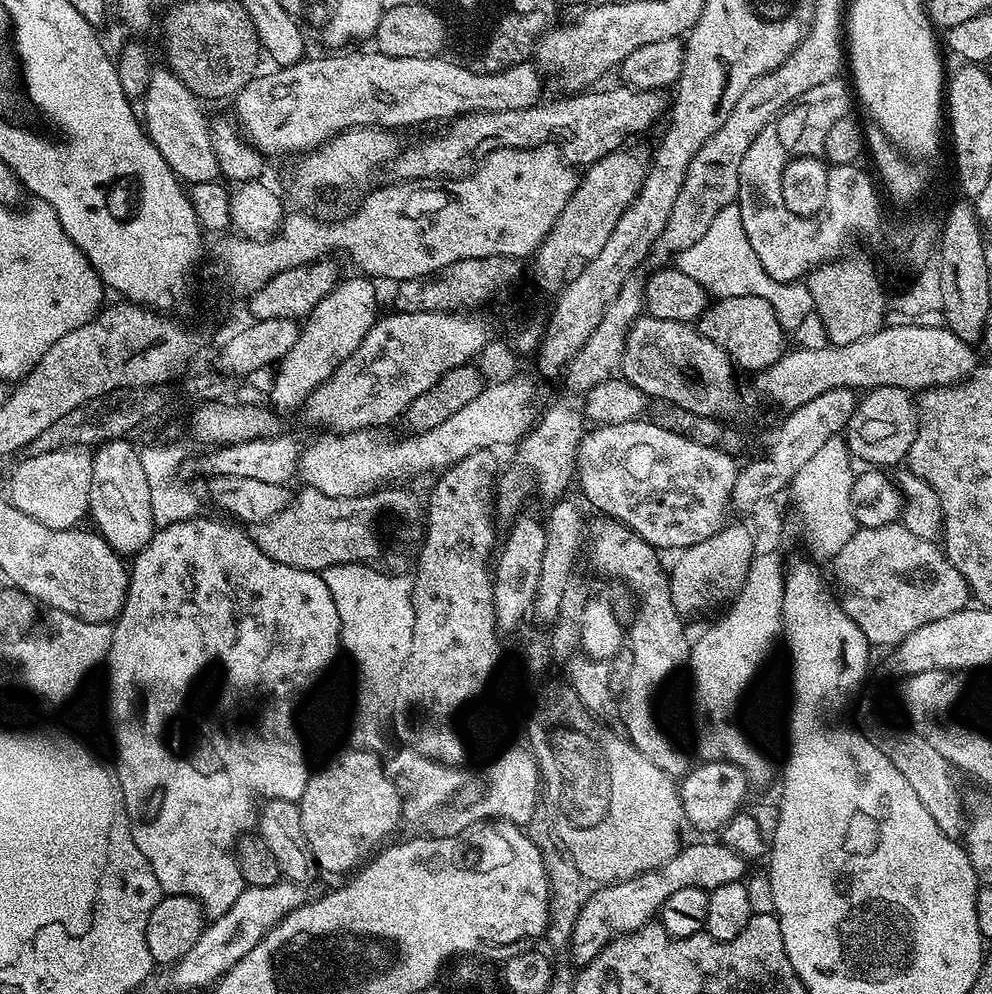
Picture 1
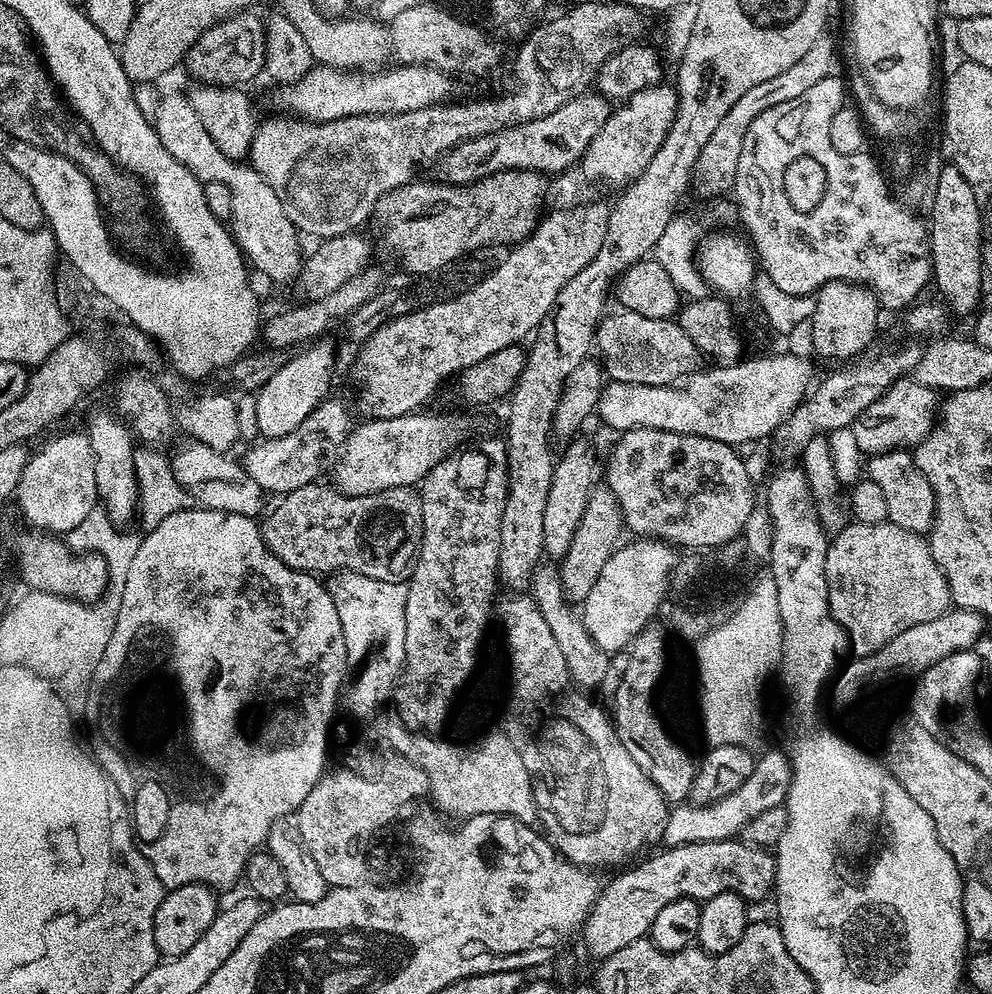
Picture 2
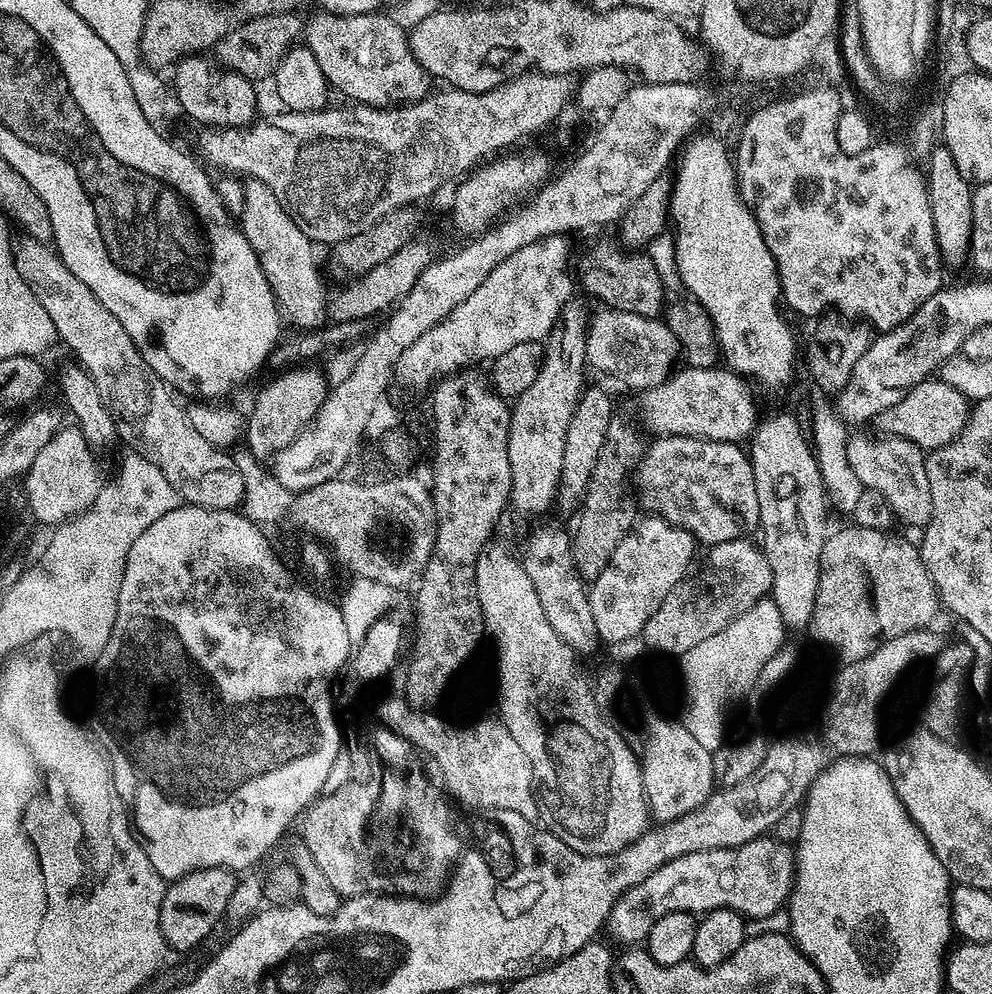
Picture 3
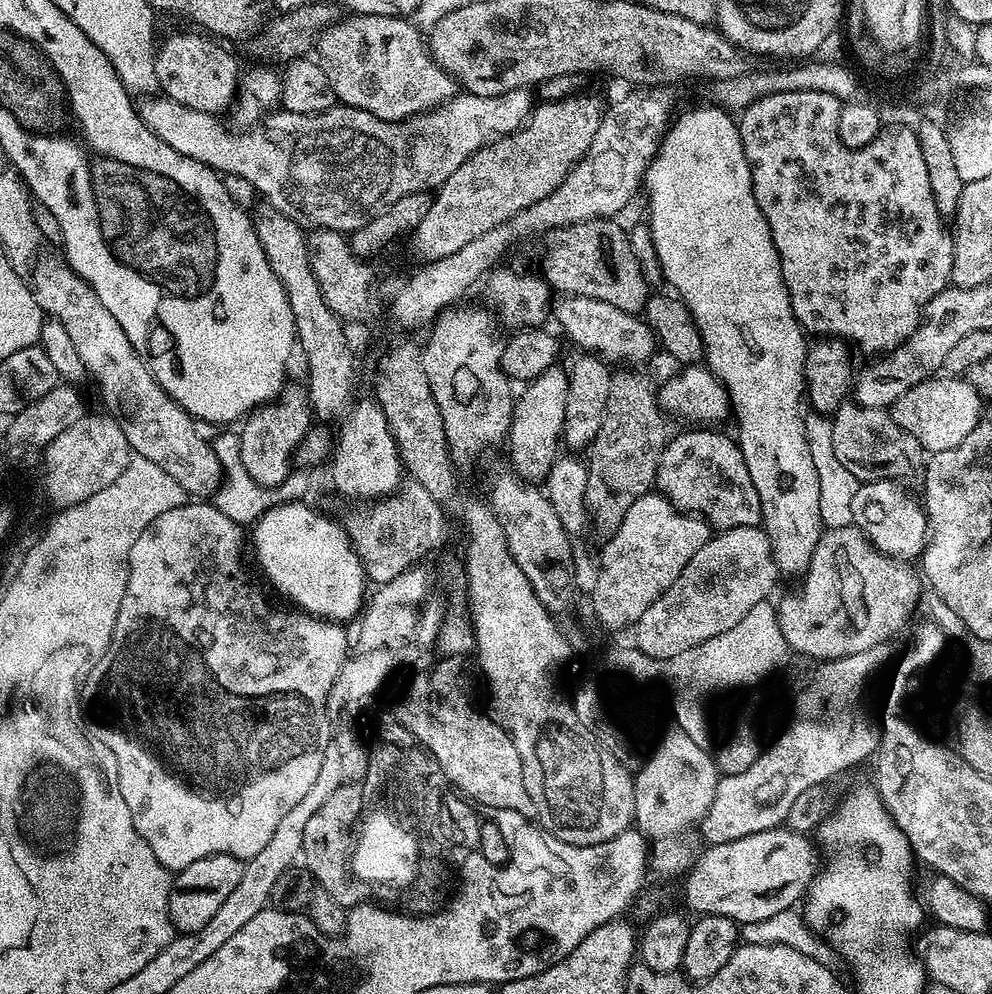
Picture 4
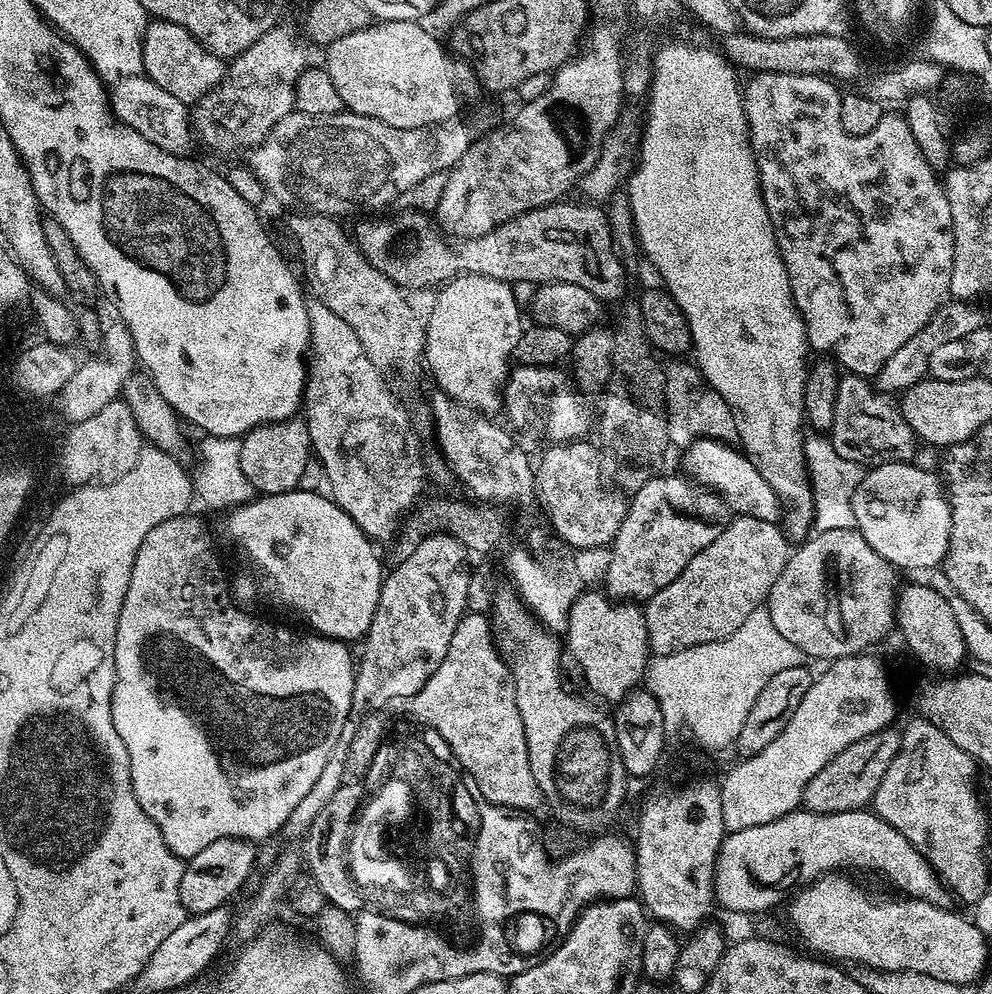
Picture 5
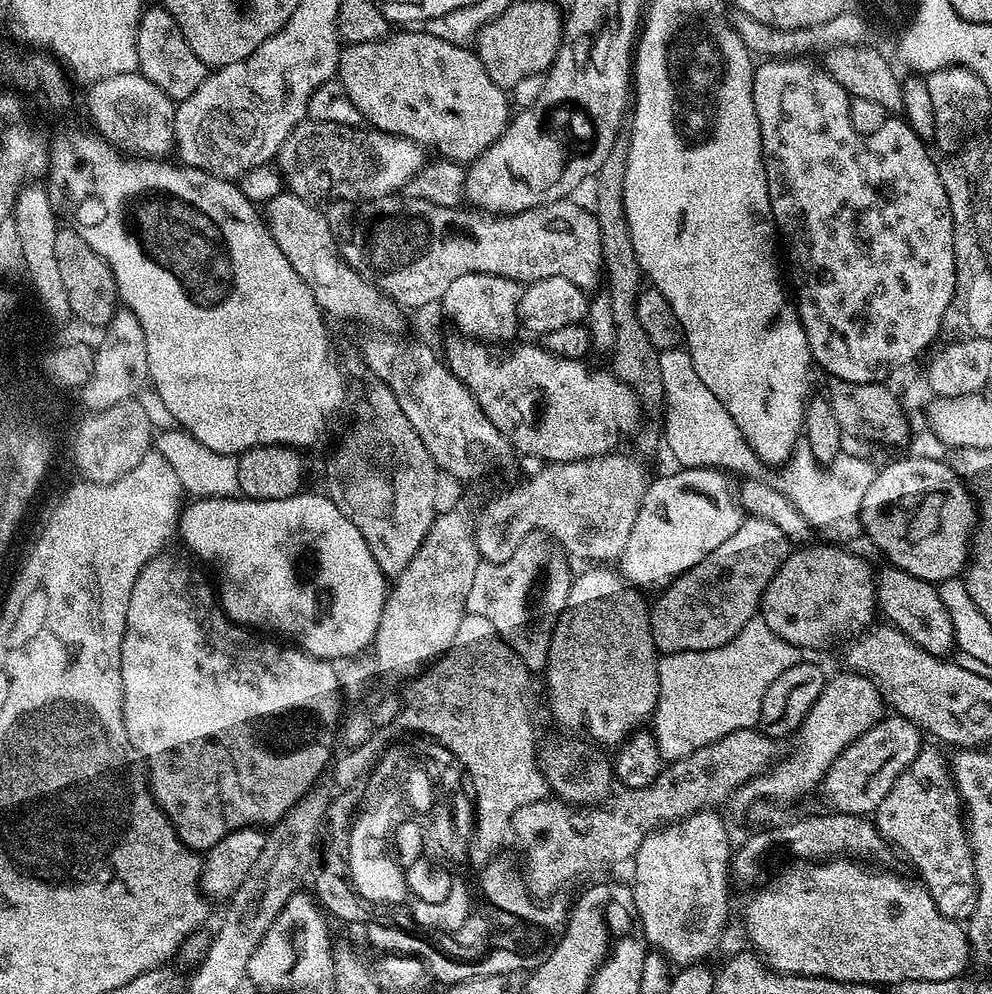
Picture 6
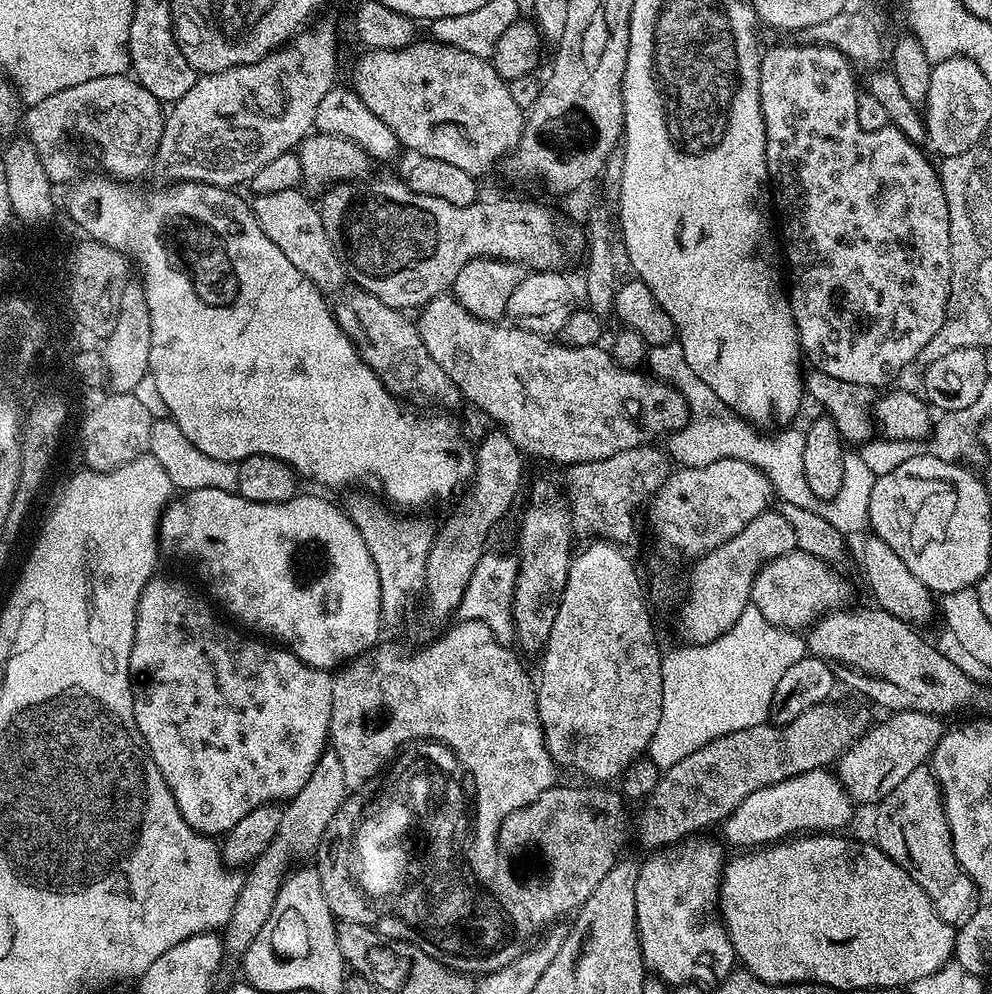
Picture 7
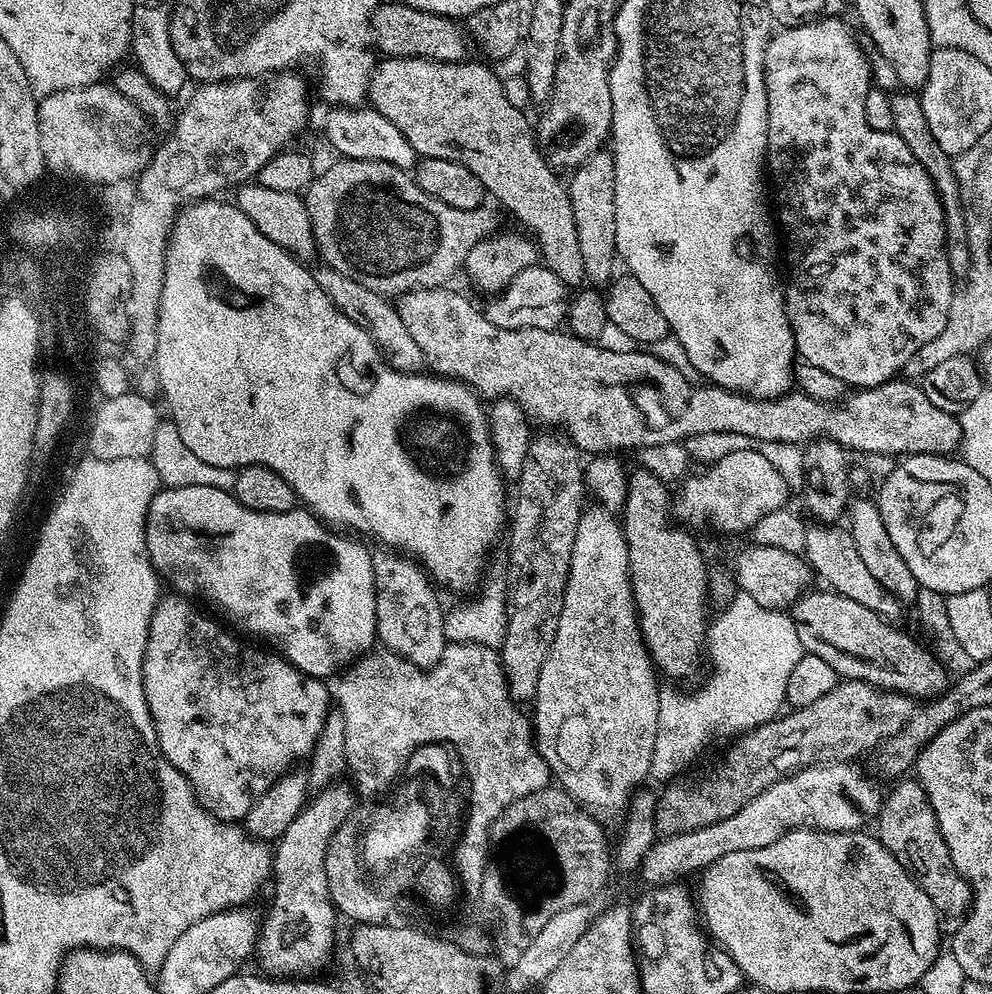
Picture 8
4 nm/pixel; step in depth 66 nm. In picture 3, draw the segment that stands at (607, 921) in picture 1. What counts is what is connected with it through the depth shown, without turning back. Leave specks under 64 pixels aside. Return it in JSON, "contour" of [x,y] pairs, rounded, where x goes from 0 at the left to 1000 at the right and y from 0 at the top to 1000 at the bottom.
{"contour":[[[771,839],[752,847],[748,851],[739,853],[713,853],[697,857],[691,861],[679,863],[663,875],[659,875],[647,887],[641,891],[635,891],[619,907],[619,911],[613,921],[611,938],[614,938],[625,952],[641,952],[652,947],[655,936],[659,933],[659,928],[676,918],[696,918],[699,920],[709,920],[719,918],[724,913],[739,913],[751,924],[769,927],[771,924],[785,919],[793,910],[794,902],[798,899],[798,887],[802,883],[802,866],[800,857],[791,846],[779,843]]]}

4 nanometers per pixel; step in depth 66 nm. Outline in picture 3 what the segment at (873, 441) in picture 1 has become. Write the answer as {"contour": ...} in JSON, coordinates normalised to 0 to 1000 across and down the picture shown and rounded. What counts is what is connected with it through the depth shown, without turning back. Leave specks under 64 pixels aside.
{"contour":[[[936,380],[921,388],[890,420],[894,434],[921,445],[926,451],[939,453],[954,449],[968,438],[978,418],[978,403],[962,388],[947,380]]]}

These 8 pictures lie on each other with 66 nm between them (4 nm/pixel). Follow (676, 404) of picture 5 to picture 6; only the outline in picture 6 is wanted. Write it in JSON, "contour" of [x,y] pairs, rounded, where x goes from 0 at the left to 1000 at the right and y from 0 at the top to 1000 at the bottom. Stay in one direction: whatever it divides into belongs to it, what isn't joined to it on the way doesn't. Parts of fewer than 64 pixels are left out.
{"contour":[[[682,348],[664,357],[663,372],[669,393],[667,406],[673,409],[669,414],[669,443],[682,468],[685,471],[724,471],[734,477],[743,475],[746,481],[765,480],[768,468],[764,457],[756,453],[756,445],[748,441],[748,433],[744,433],[732,408],[728,408],[728,404],[716,396],[708,380],[704,380],[693,349]]]}

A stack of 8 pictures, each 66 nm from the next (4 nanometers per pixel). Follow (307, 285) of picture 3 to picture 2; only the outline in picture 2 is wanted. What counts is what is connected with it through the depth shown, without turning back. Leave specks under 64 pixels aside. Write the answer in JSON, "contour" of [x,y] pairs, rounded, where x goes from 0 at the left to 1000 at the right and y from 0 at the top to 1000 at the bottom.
{"contour":[[[189,96],[169,97],[162,100],[155,128],[163,147],[171,154],[171,159],[183,163],[196,179],[207,186],[212,183],[224,183],[224,187],[232,187],[232,199],[236,204],[232,207],[232,232],[242,253],[246,255],[251,267],[258,270],[270,282],[278,286],[291,286],[302,277],[304,257],[302,258],[303,234],[288,219],[288,211],[284,211],[284,203],[280,203],[280,195],[260,175],[260,171],[245,164],[228,159],[224,151],[208,135],[208,127],[200,120],[196,107],[190,102]]]}

